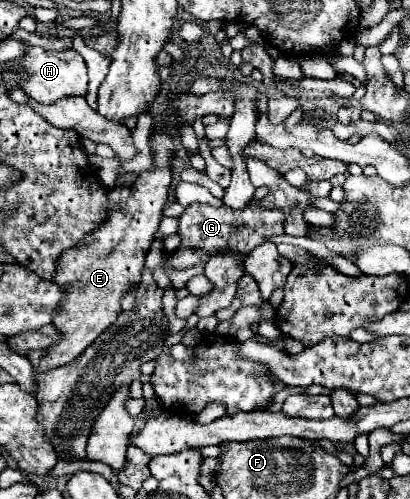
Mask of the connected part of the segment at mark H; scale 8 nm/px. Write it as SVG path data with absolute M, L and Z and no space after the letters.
M27 43L25 57L21 61L21 71L27 73L25 79L19 79L19 87L25 91L27 97L33 97L41 103L53 103L61 97L69 95L85 95L87 93L87 67L83 57L69 49L69 51L47 51L43 47Z

